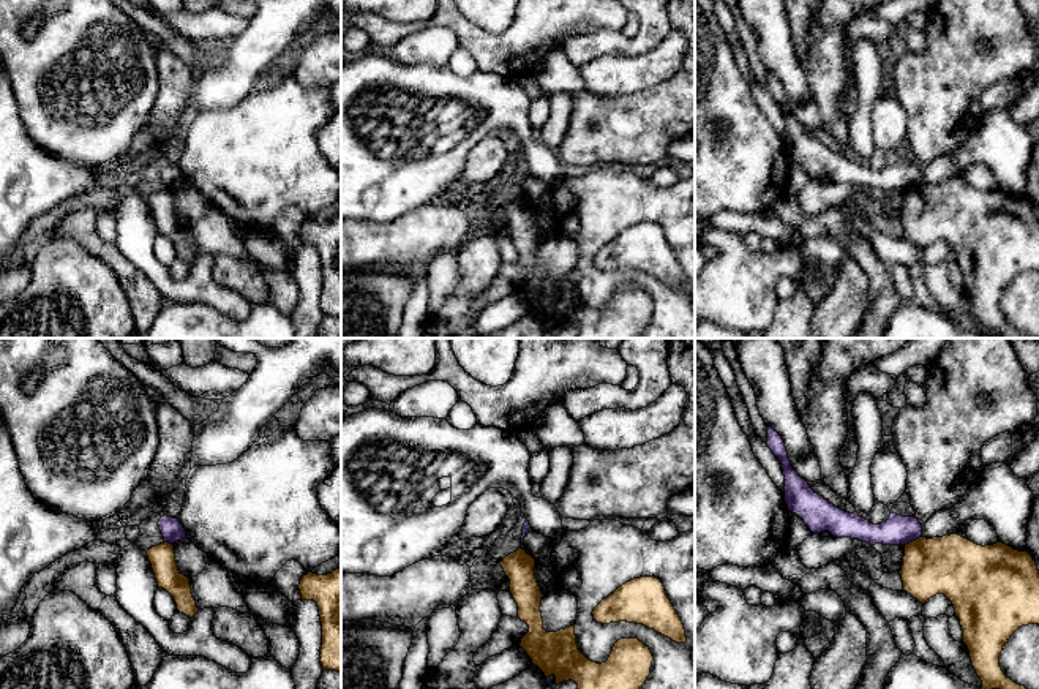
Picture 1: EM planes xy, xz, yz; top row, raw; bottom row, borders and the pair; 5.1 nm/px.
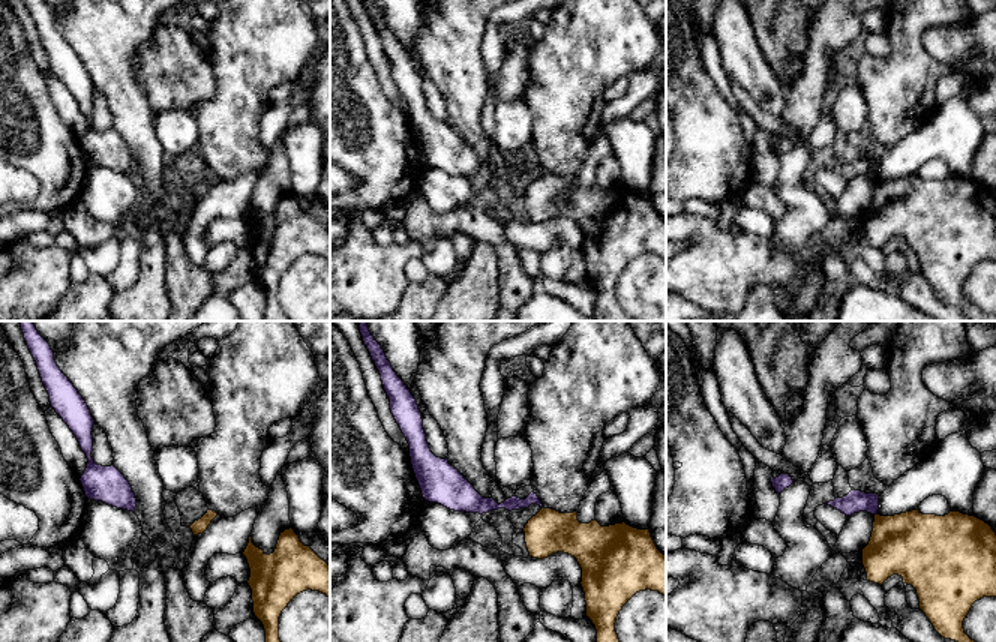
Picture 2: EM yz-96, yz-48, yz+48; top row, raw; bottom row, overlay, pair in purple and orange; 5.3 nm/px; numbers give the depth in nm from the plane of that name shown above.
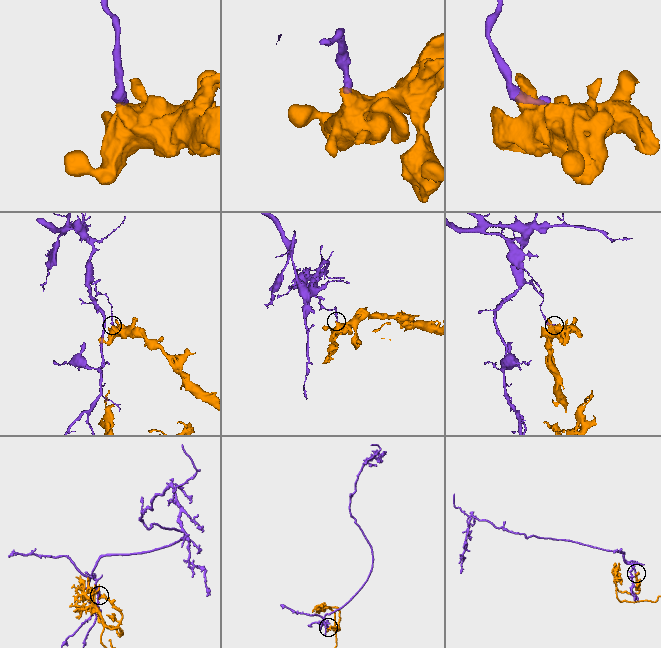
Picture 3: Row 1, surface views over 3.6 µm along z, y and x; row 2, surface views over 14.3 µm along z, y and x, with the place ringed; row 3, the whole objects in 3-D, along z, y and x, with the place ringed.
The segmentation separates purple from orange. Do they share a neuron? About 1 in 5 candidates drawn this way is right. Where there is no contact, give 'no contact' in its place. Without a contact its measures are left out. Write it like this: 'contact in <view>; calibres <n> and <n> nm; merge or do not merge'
contact in yz; calibres 150 and 300 nm; do not merge

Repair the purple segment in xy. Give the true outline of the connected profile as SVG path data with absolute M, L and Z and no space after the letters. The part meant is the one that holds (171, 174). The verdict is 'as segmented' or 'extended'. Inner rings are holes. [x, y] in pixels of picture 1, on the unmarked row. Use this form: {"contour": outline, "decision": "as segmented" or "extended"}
{"contour": "M164 161L159 164L158 172L164 183L164 188L174 190L177 186L188 183L178 164Z", "decision": "as segmented"}

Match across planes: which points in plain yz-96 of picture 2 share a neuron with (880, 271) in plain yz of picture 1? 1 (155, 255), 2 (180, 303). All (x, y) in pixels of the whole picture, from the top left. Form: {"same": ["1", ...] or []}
{"same": ["2"]}

